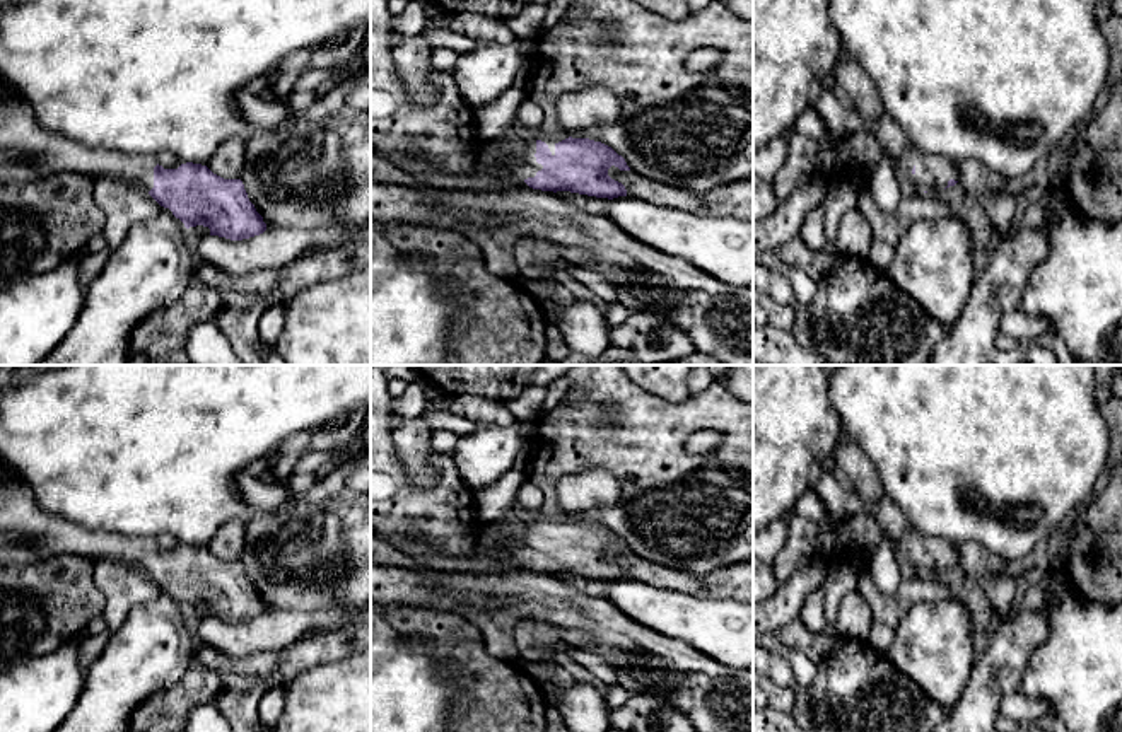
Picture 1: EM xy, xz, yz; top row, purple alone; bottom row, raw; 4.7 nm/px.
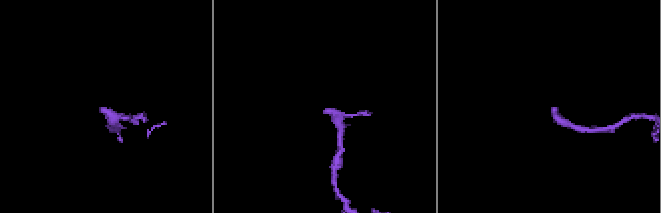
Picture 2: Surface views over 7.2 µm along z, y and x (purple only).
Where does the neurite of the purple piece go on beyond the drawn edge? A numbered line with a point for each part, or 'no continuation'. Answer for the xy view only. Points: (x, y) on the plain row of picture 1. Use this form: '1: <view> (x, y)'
1: xy (19, 512)

